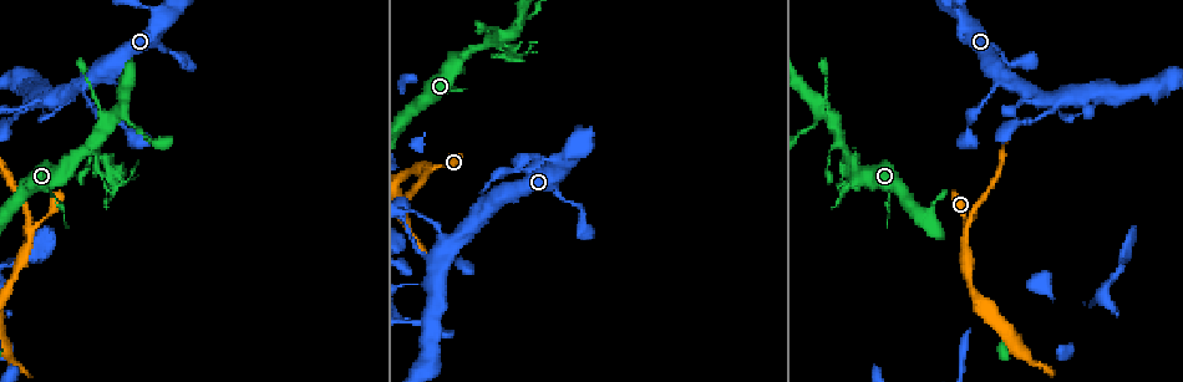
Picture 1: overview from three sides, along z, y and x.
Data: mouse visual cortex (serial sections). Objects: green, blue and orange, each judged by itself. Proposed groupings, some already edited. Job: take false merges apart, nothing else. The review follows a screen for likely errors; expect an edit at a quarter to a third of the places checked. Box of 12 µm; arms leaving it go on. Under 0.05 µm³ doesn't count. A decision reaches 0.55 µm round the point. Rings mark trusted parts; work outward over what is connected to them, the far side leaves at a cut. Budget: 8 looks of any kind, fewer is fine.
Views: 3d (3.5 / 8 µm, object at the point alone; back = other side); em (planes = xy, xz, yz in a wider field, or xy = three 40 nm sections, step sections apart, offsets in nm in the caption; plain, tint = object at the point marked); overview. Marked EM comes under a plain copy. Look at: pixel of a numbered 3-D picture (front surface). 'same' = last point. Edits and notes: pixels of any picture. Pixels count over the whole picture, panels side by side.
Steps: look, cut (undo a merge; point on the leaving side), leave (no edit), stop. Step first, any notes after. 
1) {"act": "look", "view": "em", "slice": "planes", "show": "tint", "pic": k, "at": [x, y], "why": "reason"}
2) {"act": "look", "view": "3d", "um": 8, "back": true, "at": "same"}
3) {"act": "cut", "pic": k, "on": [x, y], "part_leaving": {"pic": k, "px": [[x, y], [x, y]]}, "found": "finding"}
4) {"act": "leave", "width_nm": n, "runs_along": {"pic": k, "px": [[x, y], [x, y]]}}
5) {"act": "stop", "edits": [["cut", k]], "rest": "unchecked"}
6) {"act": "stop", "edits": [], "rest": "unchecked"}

{"act": "look", "view": "3d", "um": 8, "pic": 1, "at": [29, 232], "why": "three-way junction"}

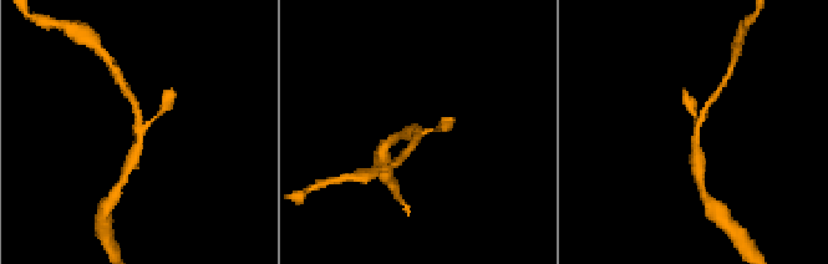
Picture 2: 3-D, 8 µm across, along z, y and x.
{"act": "look", "view": "3d", "um": 3.5, "pic": 2, "at": [416, 131]}

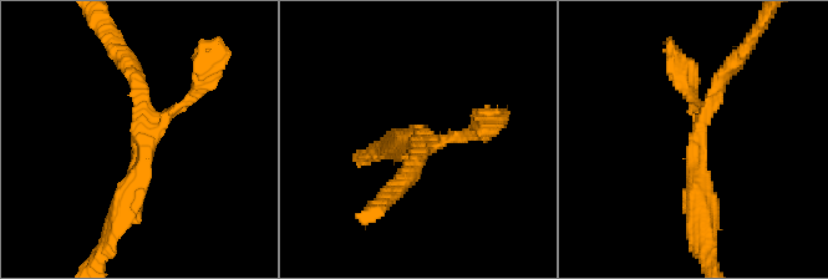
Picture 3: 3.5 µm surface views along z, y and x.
{"act": "look", "view": "em", "slice": "xy", "step": 2, "show": "tint", "pic": 3, "at": [148, 142], "arms": 3, "arm_widths_nm": [200, 200, 350], "why": "need the tissue"}

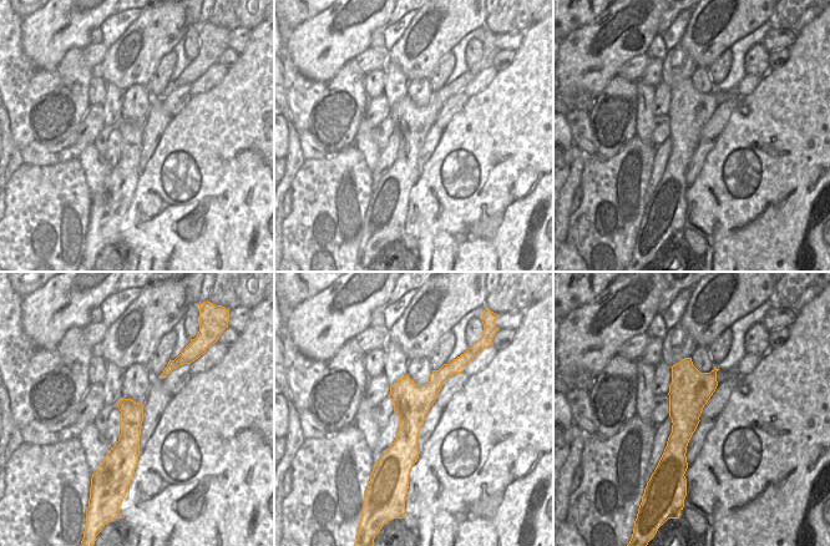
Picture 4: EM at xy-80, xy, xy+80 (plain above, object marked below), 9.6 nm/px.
{"act": "leave", "runs_along": {"pic": 3, "px": [[203, 82], [146, 140], [123, 216]]}, "found": "all the same cell"}

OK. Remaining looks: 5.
{"act": "look", "view": "3d", "um": 3.5, "pic": 1, "at": [1051, 102], "why": "thin arm on a thick one"}

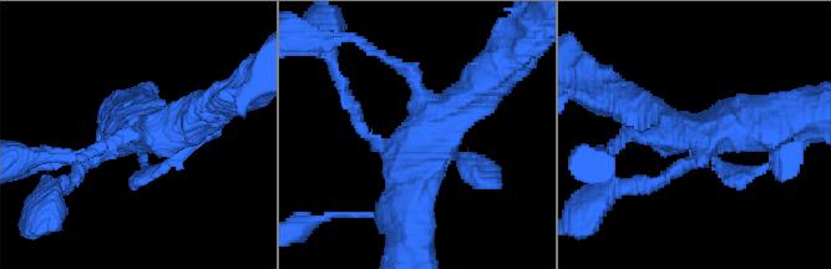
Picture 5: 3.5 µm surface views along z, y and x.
{"act": "look", "view": "em", "slice": "xy", "step": 5, "show": "tint", "pic": 5, "at": [432, 132], "why": "now the EM"}

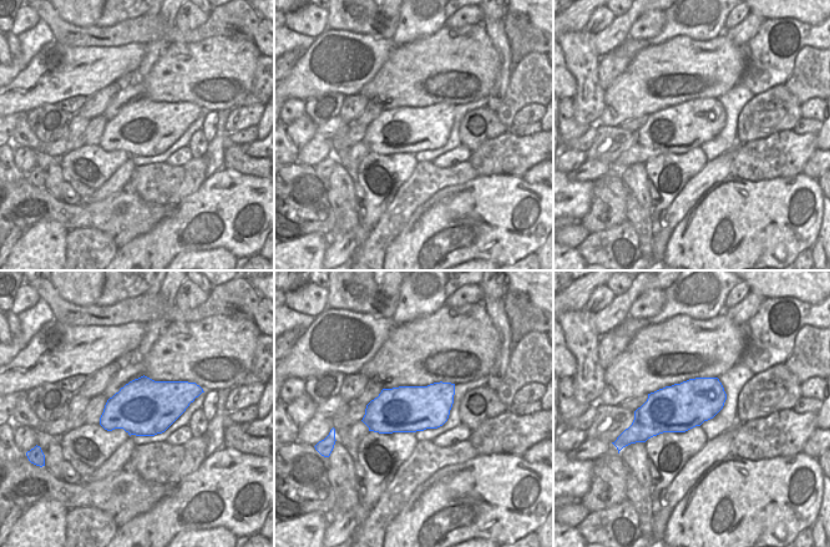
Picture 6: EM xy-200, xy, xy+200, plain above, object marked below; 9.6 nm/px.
{"act": "leave", "runs_along": {"pic": 5, "px": [[486, 79], [414, 152], [410, 203]]}, "found": "all the same cell"}

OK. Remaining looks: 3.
{"act": "look", "view": "3d", "um": 3.5, "pic": 1, "at": [122, 116], "why": "three-way junction"}

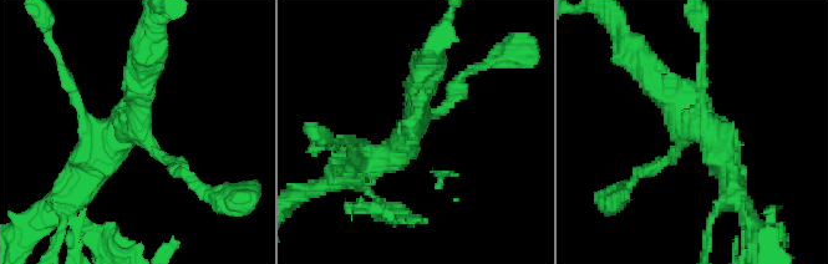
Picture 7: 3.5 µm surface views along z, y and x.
{"act": "look", "view": "em", "slice": "xy", "step": 5, "show": "tint", "pic": 7, "at": [127, 131], "arms": 3, "arm_widths_nm": [150, 300, 350], "why": "need the tissue"}

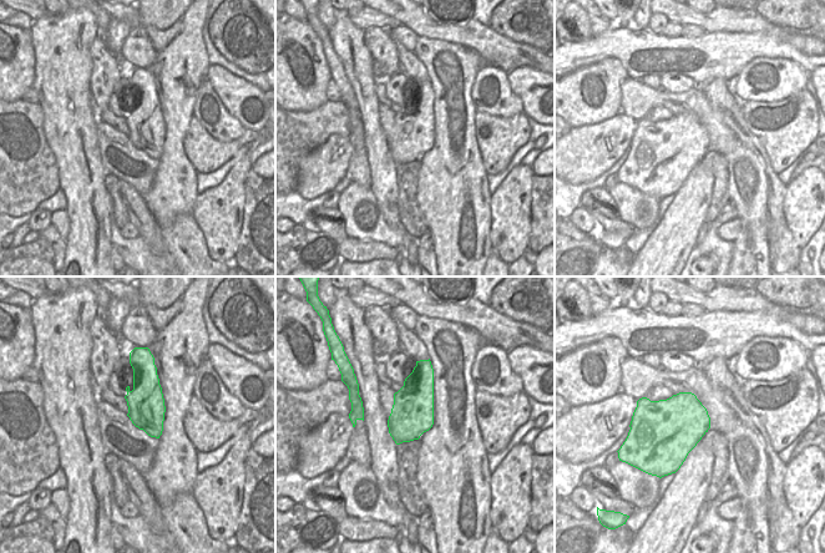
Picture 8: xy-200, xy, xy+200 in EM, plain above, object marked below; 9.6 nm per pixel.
{"act": "look", "view": "em", "slice": "xy", "step": 2, "show": "tint", "at": "same", "why": "cut it another way"}

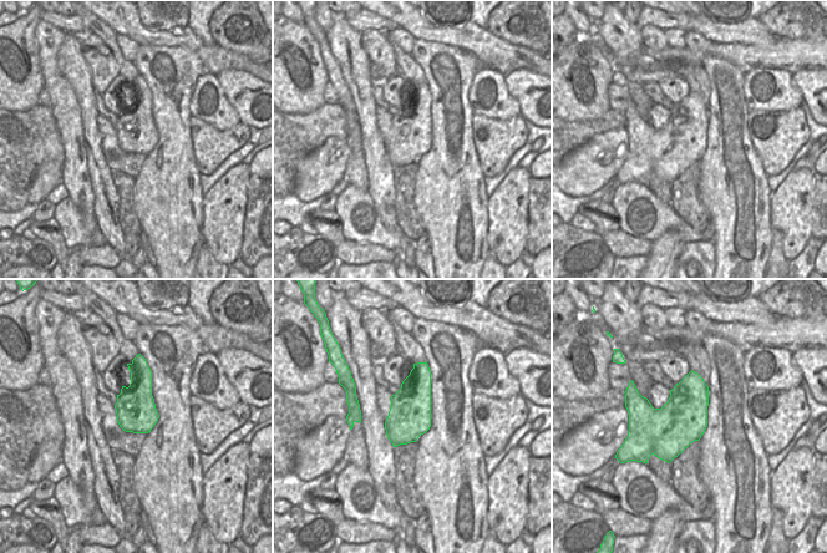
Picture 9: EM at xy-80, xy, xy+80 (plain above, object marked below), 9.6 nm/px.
{"act": "leave", "runs_along": {"pic": 7, "px": [[732, 179], [640, 65]]}, "found": "continuous, no second cell"}

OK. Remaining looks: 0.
{"act": "stop", "edits": [], "rest": "unchecked"}

